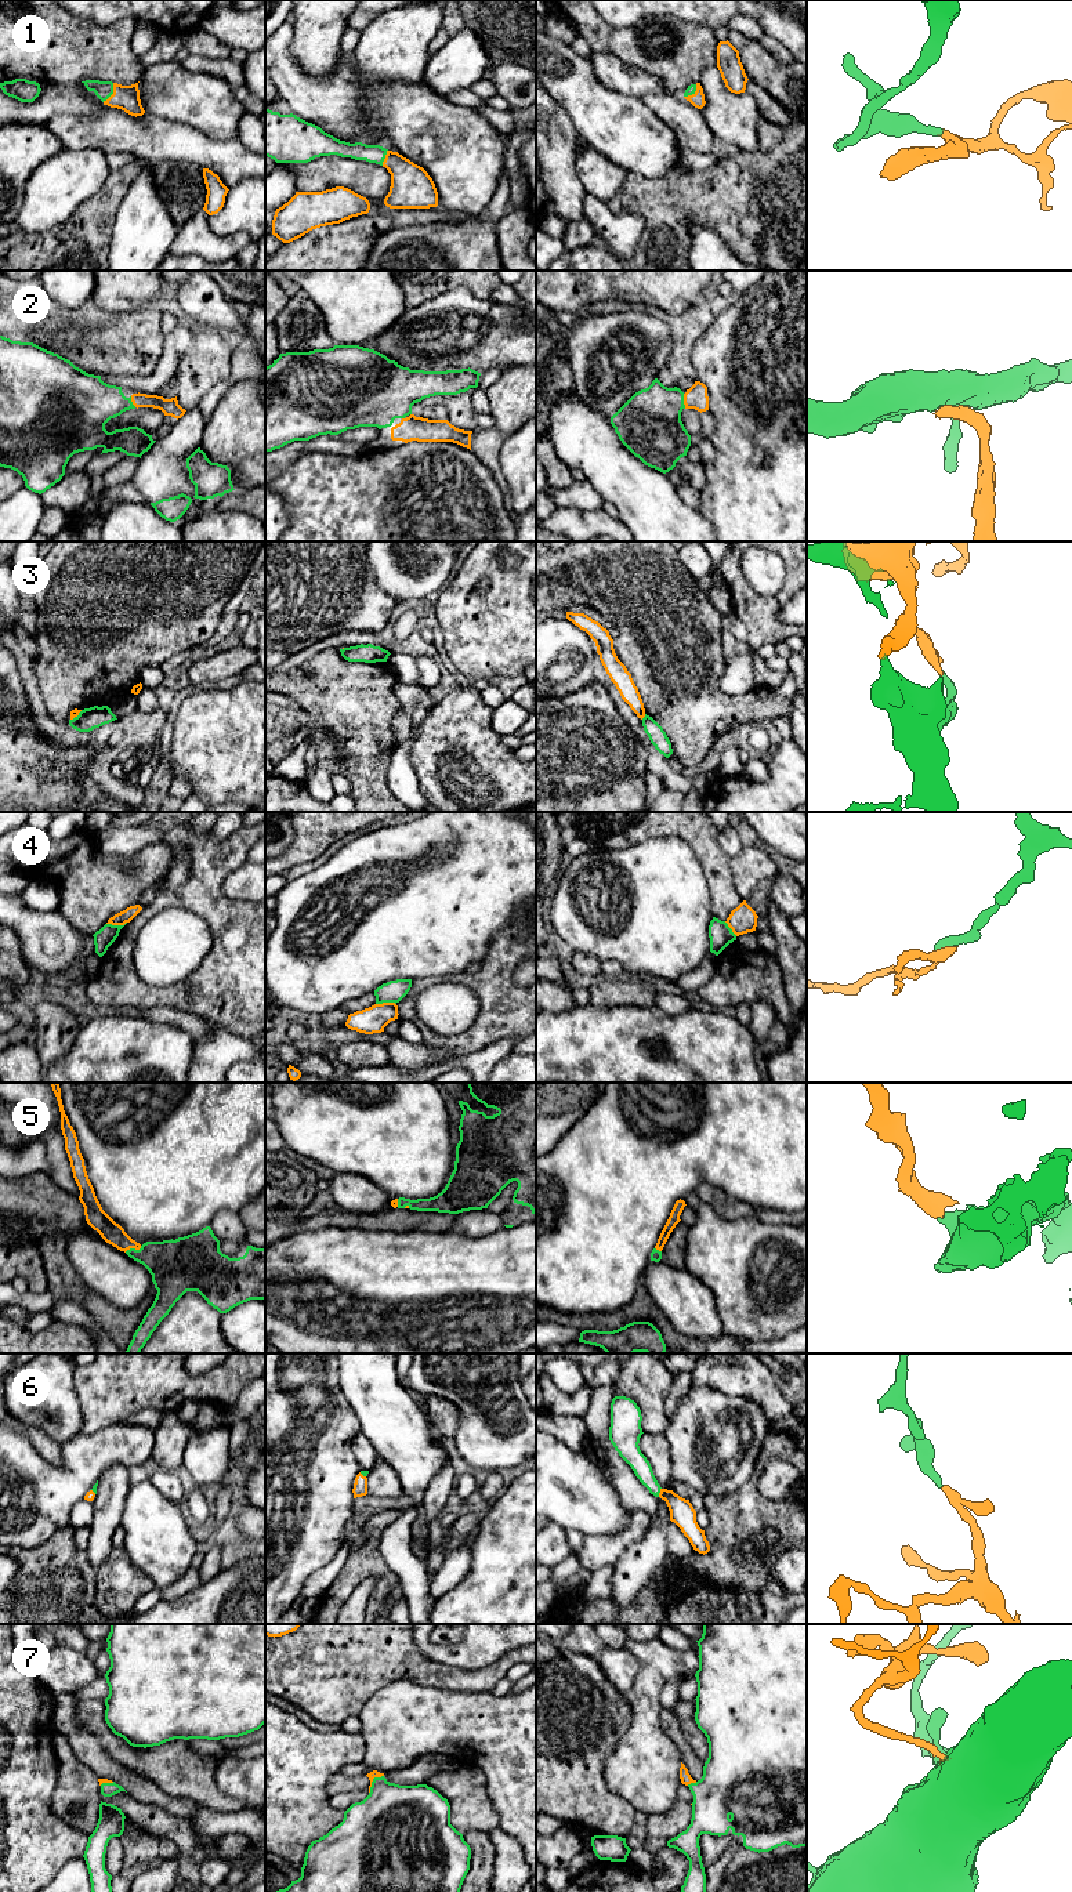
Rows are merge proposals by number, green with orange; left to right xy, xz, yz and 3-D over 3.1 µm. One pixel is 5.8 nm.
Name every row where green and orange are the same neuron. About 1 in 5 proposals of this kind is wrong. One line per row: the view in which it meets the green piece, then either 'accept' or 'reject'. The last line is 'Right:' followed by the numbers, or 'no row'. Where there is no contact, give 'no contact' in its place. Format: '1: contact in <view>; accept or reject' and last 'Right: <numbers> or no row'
1: contact in xy; accept
2: contact in yz; accept
3: contact in yz; reject
4: contact in xy; reject
5: contact in xy; accept
6: contact in yz; accept
7: contact in xz; accept
Right: 1, 2, 5, 6, 7

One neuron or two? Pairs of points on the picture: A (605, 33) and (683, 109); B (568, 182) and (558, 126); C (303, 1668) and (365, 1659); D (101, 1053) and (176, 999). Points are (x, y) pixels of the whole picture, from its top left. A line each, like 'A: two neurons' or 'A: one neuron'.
A: two neurons
B: one neuron
C: one neuron
D: two neurons

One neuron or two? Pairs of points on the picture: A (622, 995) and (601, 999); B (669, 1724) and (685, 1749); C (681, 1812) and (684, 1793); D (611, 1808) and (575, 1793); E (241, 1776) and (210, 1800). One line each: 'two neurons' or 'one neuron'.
A: one neuron
B: one neuron
C: two neurons
D: one neuron
E: two neurons

